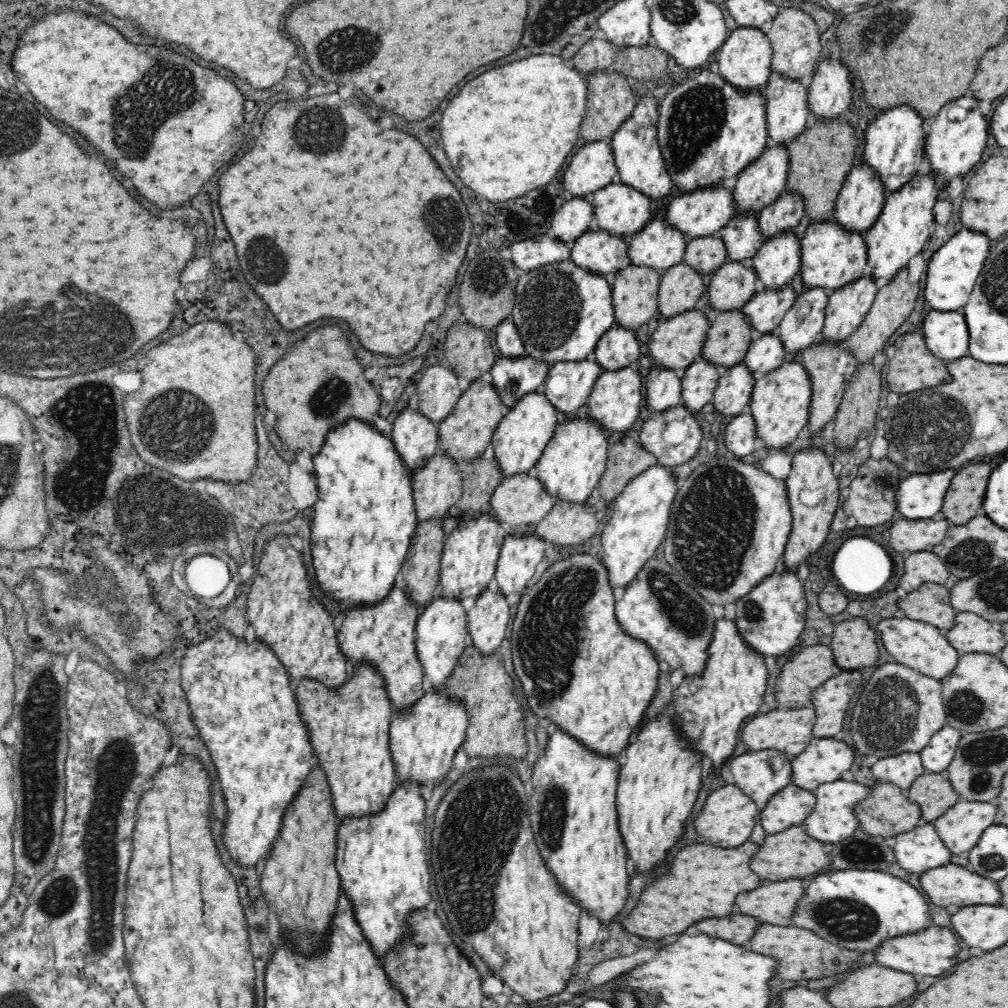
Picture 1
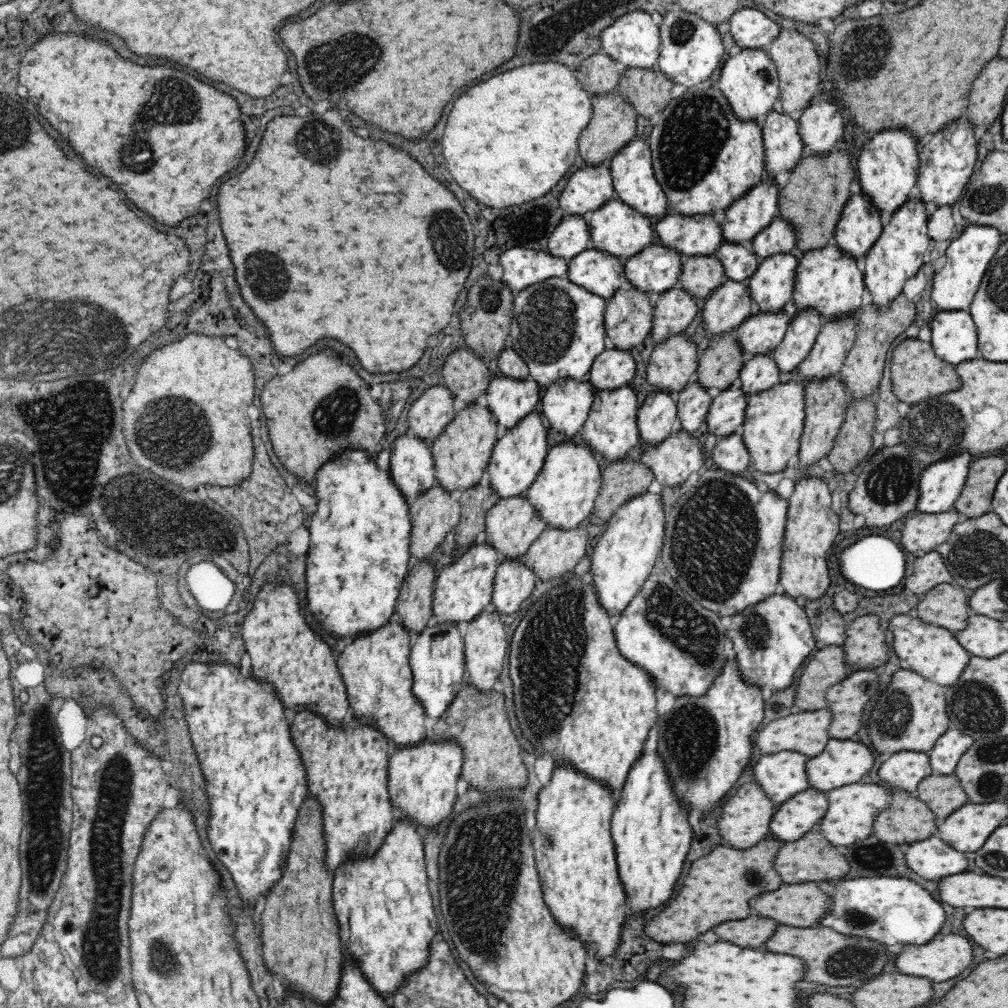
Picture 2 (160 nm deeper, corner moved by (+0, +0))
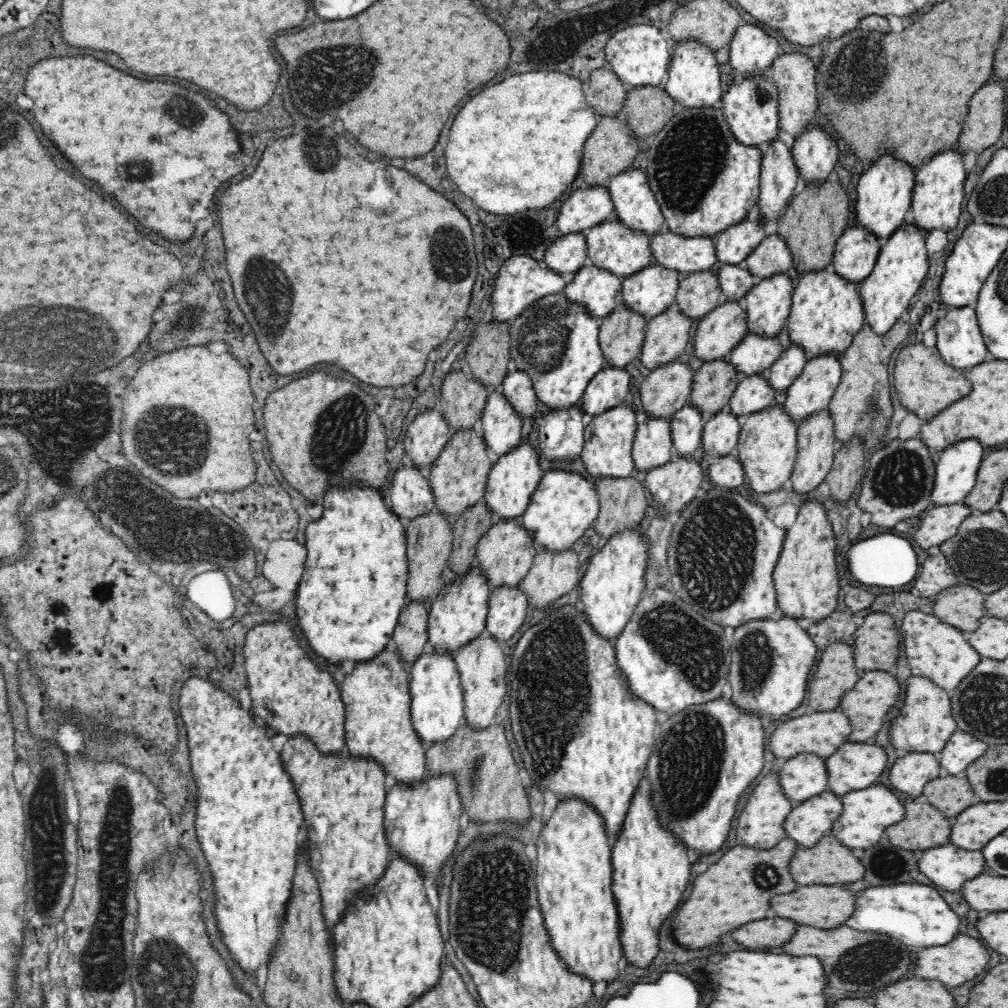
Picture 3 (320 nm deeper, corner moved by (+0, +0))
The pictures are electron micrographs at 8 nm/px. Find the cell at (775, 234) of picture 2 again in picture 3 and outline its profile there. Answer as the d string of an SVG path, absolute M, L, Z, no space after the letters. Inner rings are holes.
M782 237L764 238L756 250L744 261L744 267L759 281L780 273L793 274L793 258Z

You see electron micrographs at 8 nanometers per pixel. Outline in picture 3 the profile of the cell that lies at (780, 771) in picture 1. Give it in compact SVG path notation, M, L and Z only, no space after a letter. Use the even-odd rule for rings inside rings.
M802 753L787 761L777 761L773 768L776 768L776 771L780 771L780 782L785 795L797 804L813 796L821 795L824 791L828 790L827 759L822 756Z

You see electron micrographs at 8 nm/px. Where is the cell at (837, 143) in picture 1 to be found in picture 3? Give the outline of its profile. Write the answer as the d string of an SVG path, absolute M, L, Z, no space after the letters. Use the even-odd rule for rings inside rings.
M838 181L823 182L819 187L808 185L781 212L777 220L777 235L782 237L793 258L795 278L831 268L833 252L840 235L848 226L850 200Z

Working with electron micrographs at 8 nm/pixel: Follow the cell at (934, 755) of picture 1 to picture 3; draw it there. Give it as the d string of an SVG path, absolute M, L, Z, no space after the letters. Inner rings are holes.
M958 729L946 746L936 754L943 771L943 775L956 775L964 772L970 764L978 760L988 748L985 742L973 734Z

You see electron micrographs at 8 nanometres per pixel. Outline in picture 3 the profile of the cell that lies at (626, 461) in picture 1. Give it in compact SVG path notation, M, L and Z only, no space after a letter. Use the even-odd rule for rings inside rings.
M626 477L625 479L608 478L596 480L595 485L599 500L598 518L592 526L595 540L601 536L608 540L615 534L636 529L641 525L648 506L646 494L644 494L644 485L641 482L632 477Z

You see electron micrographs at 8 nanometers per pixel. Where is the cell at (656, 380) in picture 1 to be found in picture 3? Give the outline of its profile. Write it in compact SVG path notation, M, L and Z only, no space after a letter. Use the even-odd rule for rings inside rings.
M647 419L637 424L638 432L631 450L633 470L646 474L674 461L670 423L666 419Z

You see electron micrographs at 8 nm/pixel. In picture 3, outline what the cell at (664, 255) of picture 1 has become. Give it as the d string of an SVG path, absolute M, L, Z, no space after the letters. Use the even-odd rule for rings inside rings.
M653 263L642 272L623 279L623 304L628 311L638 313L647 321L655 319L675 303L680 277L676 271Z

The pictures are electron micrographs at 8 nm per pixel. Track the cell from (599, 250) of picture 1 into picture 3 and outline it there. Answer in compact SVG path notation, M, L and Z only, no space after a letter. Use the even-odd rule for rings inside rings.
M590 264L580 269L572 280L568 280L564 293L570 303L580 305L594 319L602 321L605 316L611 315L616 308L623 304L622 282L622 278Z

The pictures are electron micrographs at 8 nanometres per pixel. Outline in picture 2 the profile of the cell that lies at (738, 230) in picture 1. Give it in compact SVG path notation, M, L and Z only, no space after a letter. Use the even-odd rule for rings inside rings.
M723 243L714 255L722 263L727 280L738 283L747 283L762 261L746 245Z

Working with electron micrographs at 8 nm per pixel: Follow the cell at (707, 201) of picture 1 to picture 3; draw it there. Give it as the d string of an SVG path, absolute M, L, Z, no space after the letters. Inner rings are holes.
M670 231L651 237L653 263L681 276L708 271L716 264L716 249L710 237L683 237Z

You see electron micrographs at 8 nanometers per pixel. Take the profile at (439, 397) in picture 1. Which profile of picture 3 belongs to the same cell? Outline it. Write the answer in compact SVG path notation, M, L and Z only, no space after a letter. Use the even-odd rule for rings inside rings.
M438 407L422 411L406 430L403 447L407 464L427 475L450 441L450 436L453 436L453 432Z

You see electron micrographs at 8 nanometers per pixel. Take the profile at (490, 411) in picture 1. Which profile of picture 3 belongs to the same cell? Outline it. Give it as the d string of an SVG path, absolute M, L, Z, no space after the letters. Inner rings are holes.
M473 428L453 434L427 474L434 495L436 513L454 522L468 508L482 502L493 463L486 443L483 438L476 436Z

